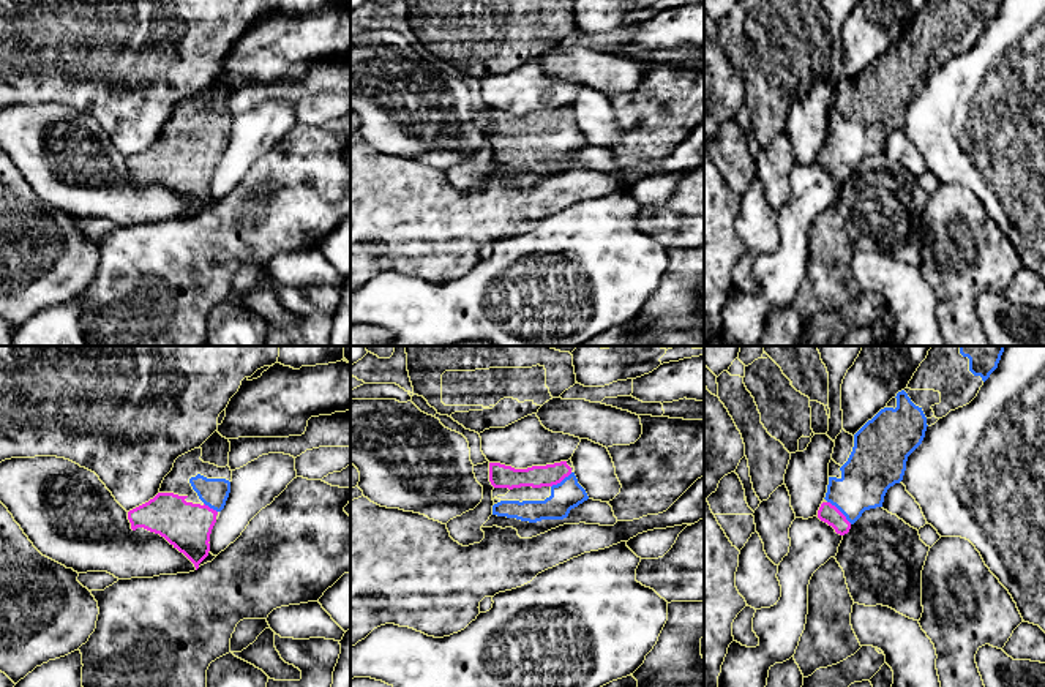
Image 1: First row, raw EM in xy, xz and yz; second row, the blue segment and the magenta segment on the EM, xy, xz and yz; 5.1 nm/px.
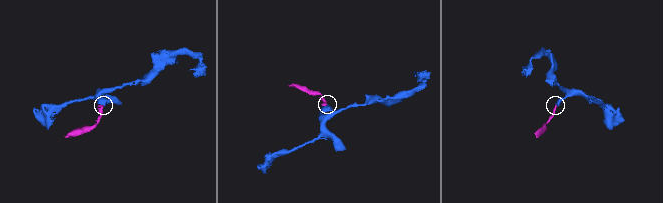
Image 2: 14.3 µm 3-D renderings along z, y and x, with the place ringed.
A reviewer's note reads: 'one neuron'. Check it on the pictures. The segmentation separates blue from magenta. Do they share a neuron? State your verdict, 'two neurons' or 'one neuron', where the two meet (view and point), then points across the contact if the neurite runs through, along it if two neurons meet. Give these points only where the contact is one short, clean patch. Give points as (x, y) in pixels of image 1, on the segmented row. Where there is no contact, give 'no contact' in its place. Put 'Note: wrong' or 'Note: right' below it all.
one neuron; meets blue in yz at (840, 510); runs through yz (868, 473), (840, 510), (829, 514)
Note: right

